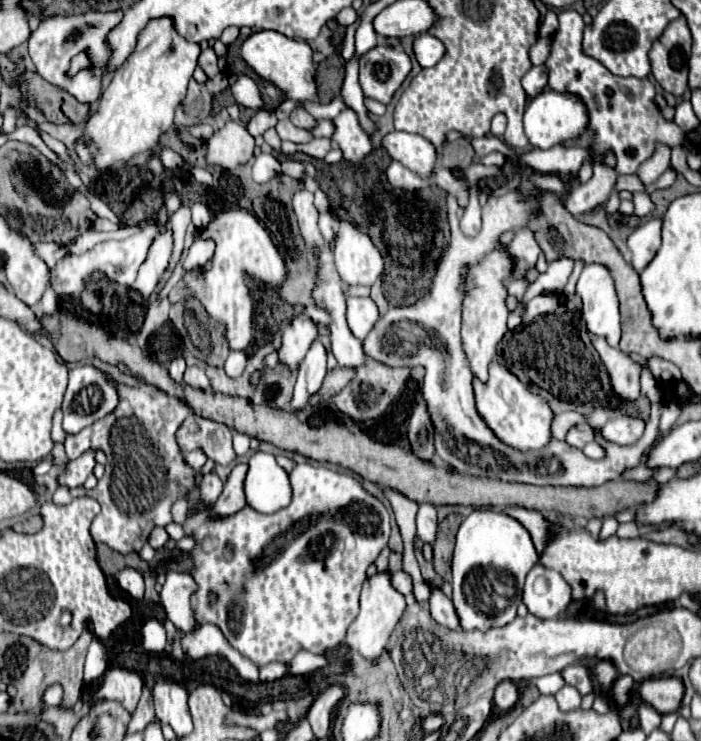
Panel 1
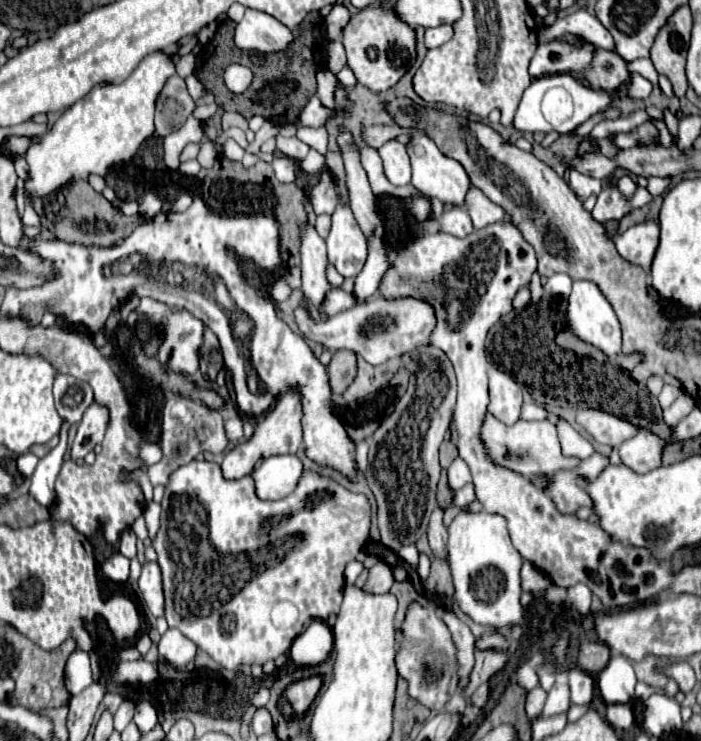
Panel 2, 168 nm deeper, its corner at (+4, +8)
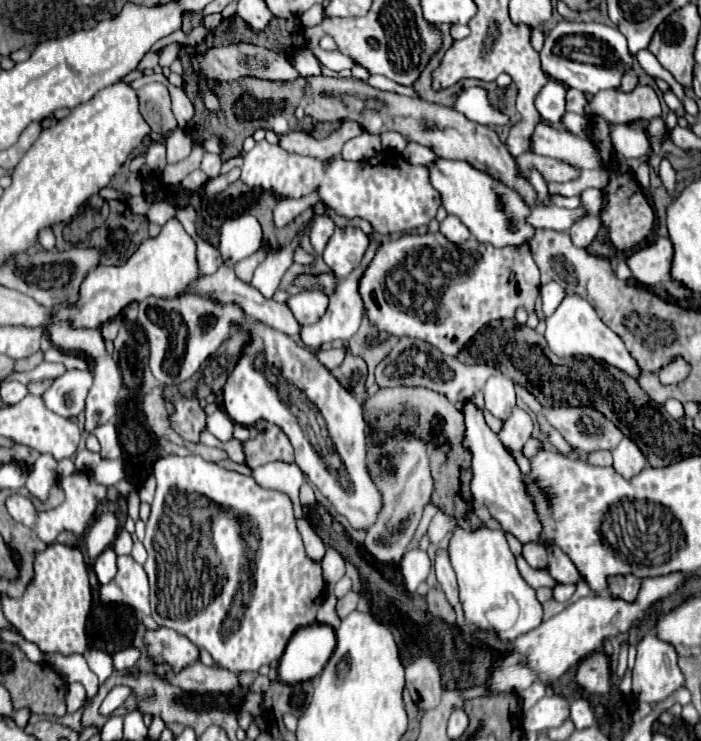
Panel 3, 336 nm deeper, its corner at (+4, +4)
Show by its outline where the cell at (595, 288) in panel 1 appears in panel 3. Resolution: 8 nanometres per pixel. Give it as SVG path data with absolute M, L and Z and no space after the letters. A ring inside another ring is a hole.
M567 294L563 298L559 308L547 318L545 340L547 340L549 350L561 358L565 358L565 356L589 356L589 358L603 360L605 364L611 364L611 366L623 370L631 378L641 376L641 368L637 366L635 358L627 352L623 340L619 340L619 336L615 336L615 332L611 332L611 328L607 328L599 320L599 316L595 316L595 310L591 308L591 304L587 304L587 300L583 300L581 296Z

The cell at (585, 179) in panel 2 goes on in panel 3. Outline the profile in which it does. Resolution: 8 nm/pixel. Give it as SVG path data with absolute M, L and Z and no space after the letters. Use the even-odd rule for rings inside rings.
M589 188L589 190L585 190L583 192L585 196L589 196L589 198L583 198L583 202L581 202L581 206L585 208L585 210L589 210L591 214L591 218L597 218L599 216L599 212L601 212L601 208L603 208L603 198L601 198L601 192L599 190L595 190L595 188Z

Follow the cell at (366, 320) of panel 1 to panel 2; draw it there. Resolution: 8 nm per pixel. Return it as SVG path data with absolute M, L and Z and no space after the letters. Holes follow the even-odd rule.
M333 288L327 294L327 314L329 316L335 316L339 312L345 312L345 310L349 310L353 306L357 306L357 296L353 292L345 292L345 290Z

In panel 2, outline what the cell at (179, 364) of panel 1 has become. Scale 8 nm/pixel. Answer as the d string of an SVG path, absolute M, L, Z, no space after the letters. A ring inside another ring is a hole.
M141 298L141 304L137 308L139 312L147 314L149 318L153 318L155 322L161 322L165 324L163 330L165 330L165 340L157 352L157 358L163 366L171 368L171 370L177 370L181 374L187 374L191 376L197 368L199 368L199 360L197 360L197 350L201 346L201 336L203 336L203 322L199 318L195 318L191 312L183 310L183 308L175 308L175 306L167 306L167 304L161 304L157 300L151 300L151 298Z

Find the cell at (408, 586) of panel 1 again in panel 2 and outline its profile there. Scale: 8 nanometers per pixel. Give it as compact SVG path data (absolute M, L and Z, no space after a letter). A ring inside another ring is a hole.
M379 562L369 570L369 580L367 580L367 584L363 588L367 588L367 592L385 594L385 592L391 590L393 582L395 582L395 578L393 578L391 568L385 562Z

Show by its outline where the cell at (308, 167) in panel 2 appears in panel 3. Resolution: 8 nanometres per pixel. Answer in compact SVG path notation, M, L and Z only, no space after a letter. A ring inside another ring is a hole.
M261 140L245 154L241 180L249 188L261 188L281 198L299 198L317 192L319 200L335 214L345 218L359 216L379 234L399 234L427 226L441 206L441 194L431 186L429 168L415 166L401 154L385 150L361 162L347 162L341 156L319 160L291 154L277 144Z

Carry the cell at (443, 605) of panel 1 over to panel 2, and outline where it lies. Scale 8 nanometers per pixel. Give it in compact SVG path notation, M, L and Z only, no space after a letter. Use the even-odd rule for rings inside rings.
M451 610L443 612L443 622L447 624L453 642L457 646L457 658L459 658L459 688L463 688L467 684L469 672L473 668L473 644L475 644L475 636L471 634L469 626Z

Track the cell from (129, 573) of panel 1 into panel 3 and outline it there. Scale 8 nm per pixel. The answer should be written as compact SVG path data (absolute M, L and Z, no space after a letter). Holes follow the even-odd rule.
M111 548L103 550L103 552L97 556L97 560L95 560L95 564L93 564L93 570L95 570L97 580L99 580L101 584L107 584L107 582L111 582L111 580L115 578L115 564L117 564L117 556L115 556L115 552L113 552Z

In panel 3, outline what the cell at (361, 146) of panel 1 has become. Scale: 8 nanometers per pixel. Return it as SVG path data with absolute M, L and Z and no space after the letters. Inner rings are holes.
M371 240L371 246L355 272L351 272L343 284L339 284L335 296L329 300L327 312L323 318L319 318L315 324L301 328L301 342L307 348L317 350L321 344L331 344L333 340L349 340L361 320L363 320L363 304L359 304L359 292L355 292L355 280L359 280L359 272L363 272L363 264L371 262L371 256L375 254L377 244Z

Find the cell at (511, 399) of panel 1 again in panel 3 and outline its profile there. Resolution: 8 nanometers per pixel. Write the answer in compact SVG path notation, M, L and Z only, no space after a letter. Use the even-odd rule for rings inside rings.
M503 374L491 376L485 384L485 410L489 410L497 418L507 418L511 408L515 406L515 388L509 378Z

